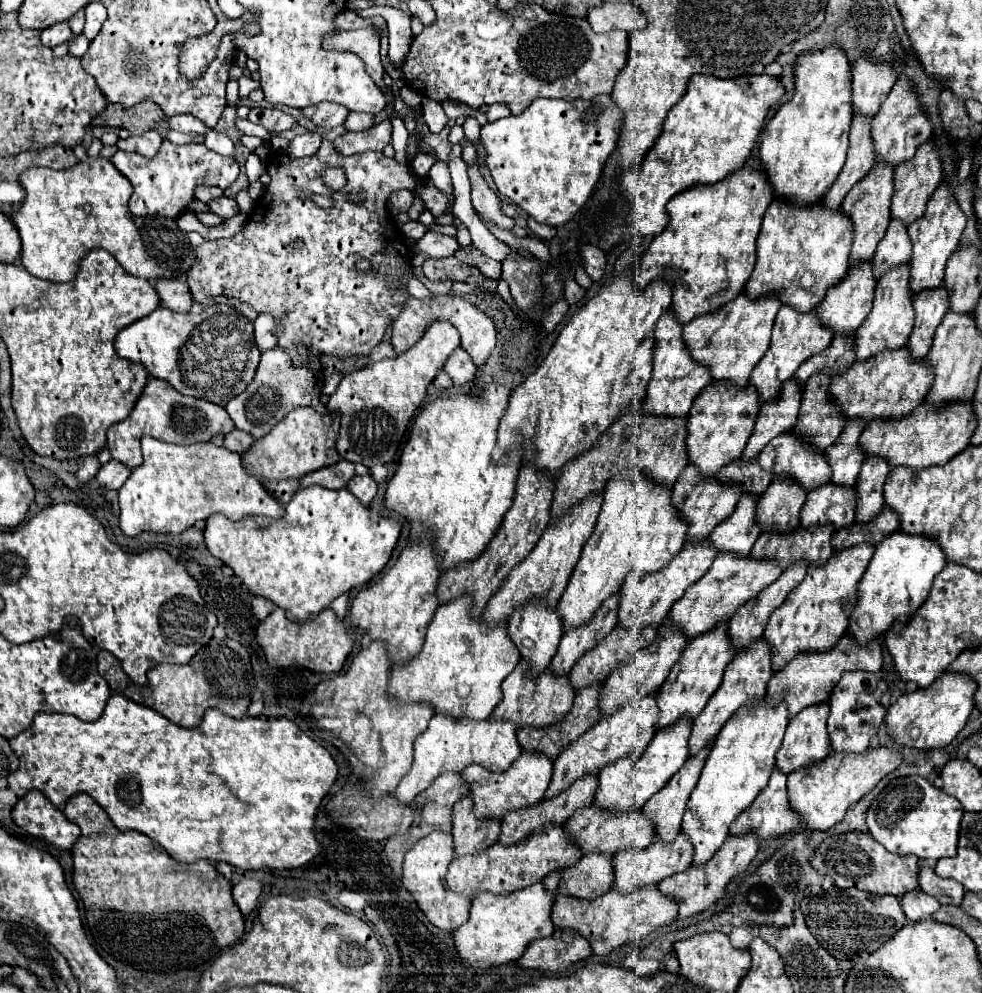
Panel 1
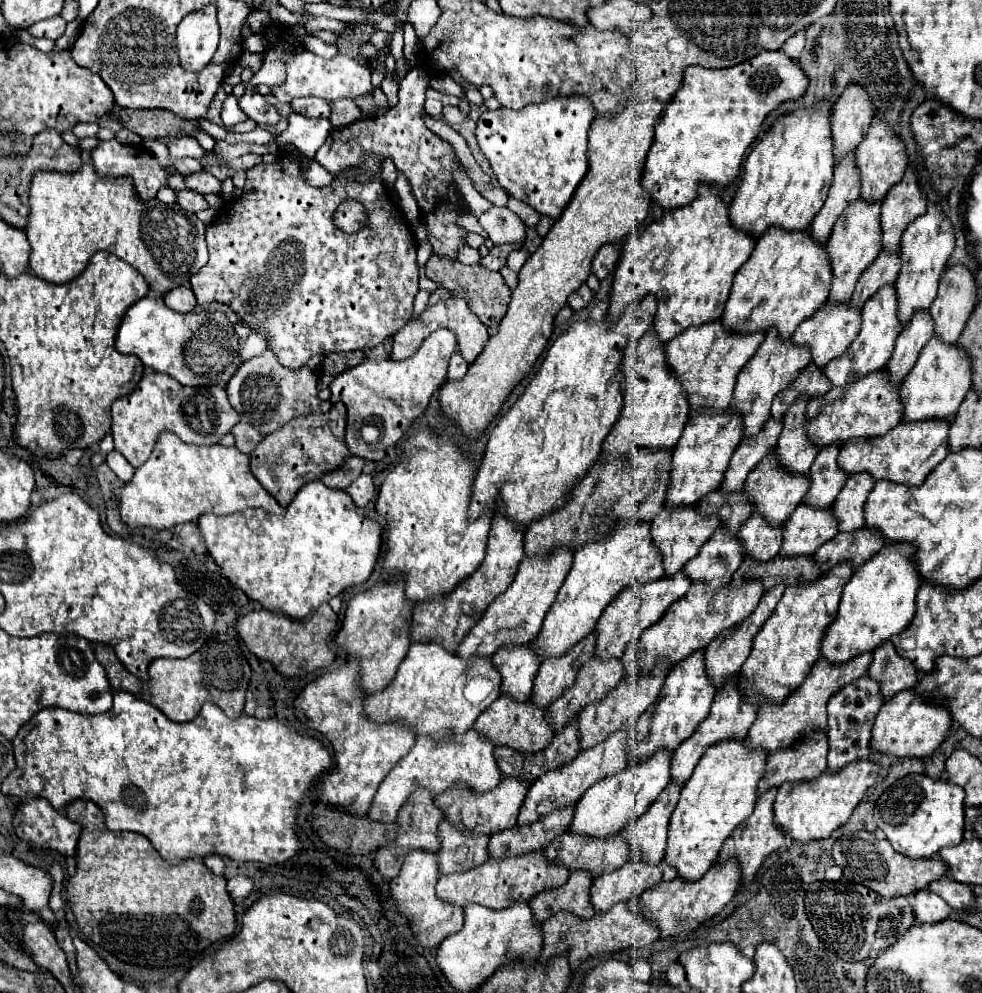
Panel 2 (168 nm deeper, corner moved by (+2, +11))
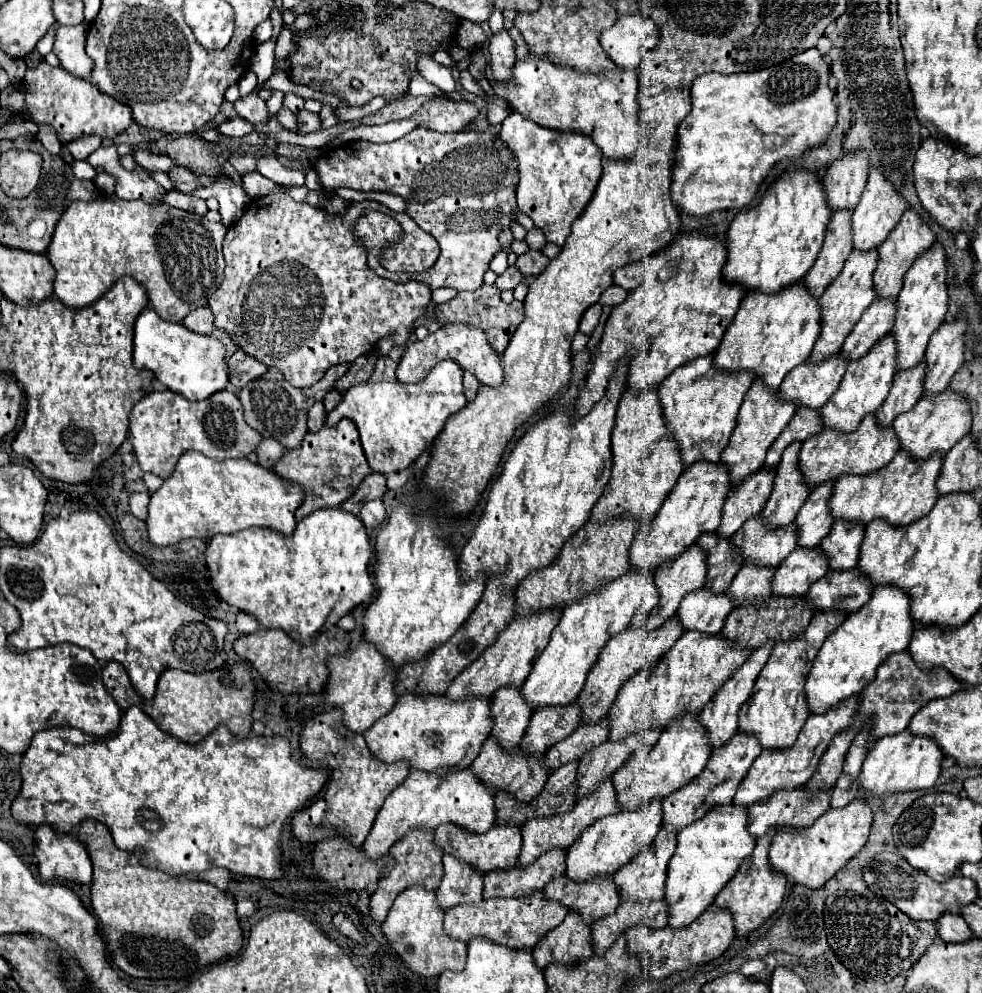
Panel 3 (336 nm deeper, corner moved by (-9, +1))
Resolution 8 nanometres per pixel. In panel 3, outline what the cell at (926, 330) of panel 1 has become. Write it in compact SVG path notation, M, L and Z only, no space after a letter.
M924 362L918 364L916 368L902 370L896 374L886 402L874 414L878 426L882 428L890 426L898 414L908 412L916 406L916 402L922 396L922 376L924 376L922 372L924 372Z

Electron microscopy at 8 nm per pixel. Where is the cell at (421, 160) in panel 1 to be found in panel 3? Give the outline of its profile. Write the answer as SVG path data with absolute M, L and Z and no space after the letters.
M416 128L400 140L388 144L372 142L346 142L340 148L332 148L320 156L314 170L318 172L320 184L326 198L336 196L338 188L354 188L362 192L386 192L398 194L406 202L406 214L440 244L440 258L436 266L422 274L396 274L386 268L378 268L378 276L406 284L406 280L418 280L436 288L454 288L454 290L478 290L482 286L484 272L488 270L490 260L502 250L498 240L500 230L510 228L516 220L516 184L518 184L518 166L514 154L502 144L500 136L490 132L458 132L458 134L438 134L428 128Z

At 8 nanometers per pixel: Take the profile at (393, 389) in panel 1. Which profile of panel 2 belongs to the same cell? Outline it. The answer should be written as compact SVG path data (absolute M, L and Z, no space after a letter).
M439 328L421 342L419 350L411 358L365 358L359 366L353 366L335 376L329 386L331 402L343 402L347 406L345 442L349 452L373 462L383 460L385 450L401 440L407 426L425 412L433 392L437 392L445 382L447 362L455 350L455 334L447 328Z

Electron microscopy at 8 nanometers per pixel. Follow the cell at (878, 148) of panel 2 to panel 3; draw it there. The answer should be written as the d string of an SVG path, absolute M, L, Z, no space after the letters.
M870 168L868 184L866 184L864 194L862 194L862 200L852 212L852 246L854 246L854 250L868 252L868 250L878 248L888 238L888 234L896 228L896 224L898 224L900 216L906 212L906 208L908 208L908 204L894 190L894 184L890 184L882 176L880 170Z

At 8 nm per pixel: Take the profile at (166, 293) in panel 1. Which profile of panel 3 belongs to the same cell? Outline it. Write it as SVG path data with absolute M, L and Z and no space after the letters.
M204 306L204 308L192 310L192 312L184 318L182 324L184 324L188 330L196 332L196 334L212 334L212 330L214 330L214 316L212 316L210 308Z

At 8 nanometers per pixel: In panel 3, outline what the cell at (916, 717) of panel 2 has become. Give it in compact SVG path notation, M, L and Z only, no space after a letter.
M908 730L894 736L884 736L866 754L862 764L858 786L864 790L864 796L884 796L884 794L898 794L898 792L914 792L932 788L942 764L942 752L934 746L934 740L914 736Z

